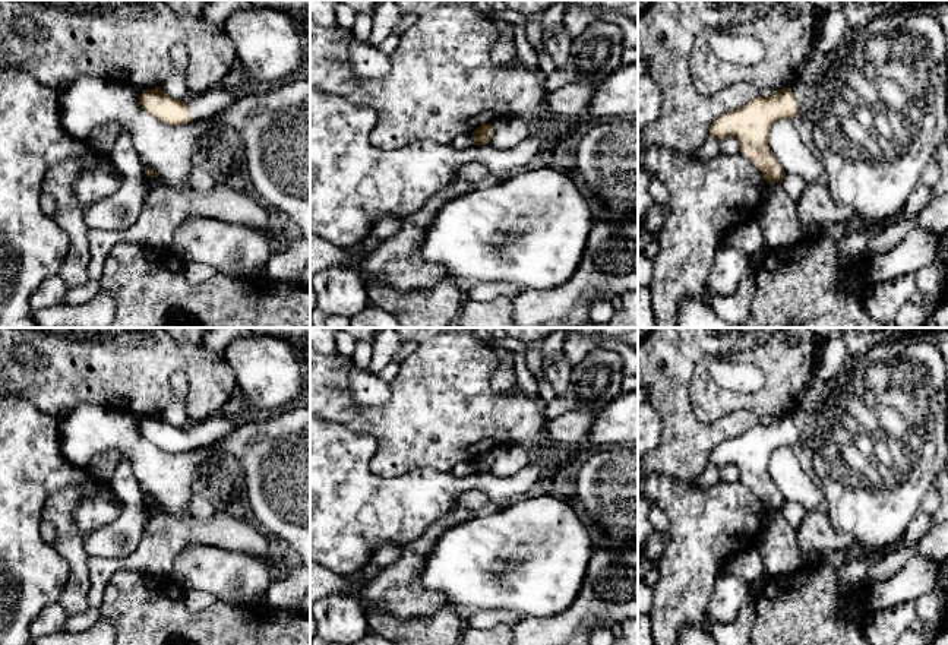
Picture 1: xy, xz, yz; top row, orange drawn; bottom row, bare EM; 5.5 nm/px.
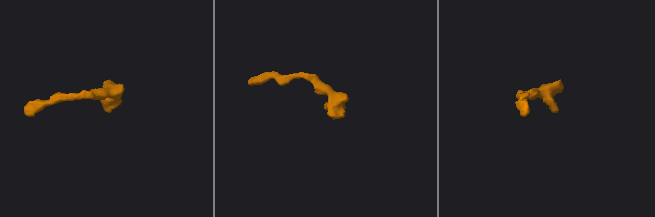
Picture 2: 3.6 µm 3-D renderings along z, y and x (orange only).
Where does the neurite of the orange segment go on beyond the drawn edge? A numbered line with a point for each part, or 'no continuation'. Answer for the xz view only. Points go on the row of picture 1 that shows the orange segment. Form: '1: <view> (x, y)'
no continuation

